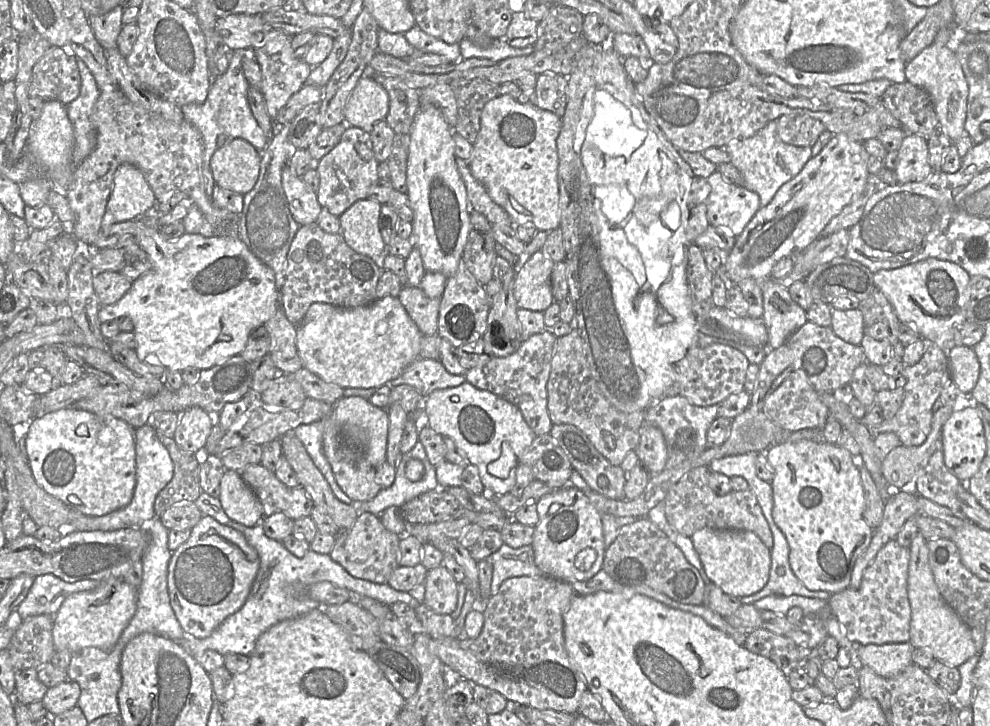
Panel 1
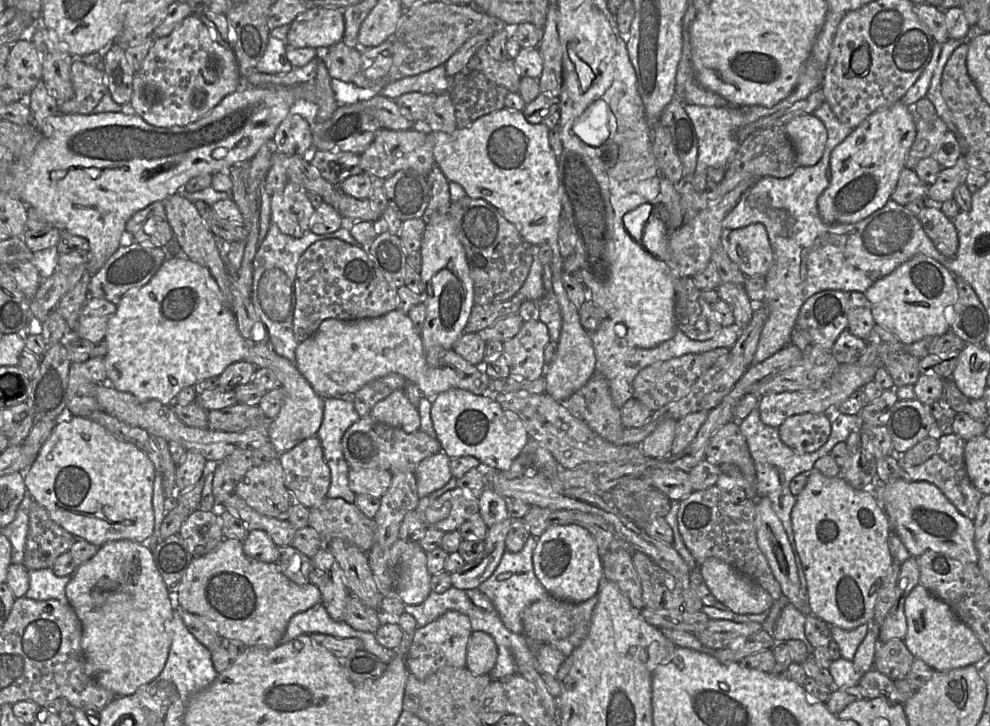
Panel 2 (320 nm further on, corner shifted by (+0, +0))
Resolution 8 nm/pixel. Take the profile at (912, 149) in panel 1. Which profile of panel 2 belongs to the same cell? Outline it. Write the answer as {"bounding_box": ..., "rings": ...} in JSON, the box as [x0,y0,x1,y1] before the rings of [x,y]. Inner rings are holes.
{"bounding_box":[928,155,970,205],"rings":[[[963,155],[953,167],[942,168],[935,183],[929,185],[928,200],[940,205],[946,200],[953,199],[954,191],[965,183],[969,171],[970,168]]]}

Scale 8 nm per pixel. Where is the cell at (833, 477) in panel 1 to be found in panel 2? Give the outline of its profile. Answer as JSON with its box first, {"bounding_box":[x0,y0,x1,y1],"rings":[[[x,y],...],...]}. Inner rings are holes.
{"bounding_box":[791,468,893,630],"rings":[[[813,468],[807,483],[796,497],[791,512],[796,549],[807,583],[811,614],[829,625],[850,630],[868,624],[873,616],[879,591],[893,563],[889,548],[890,521],[871,490],[857,490],[842,476],[827,477]]]}

